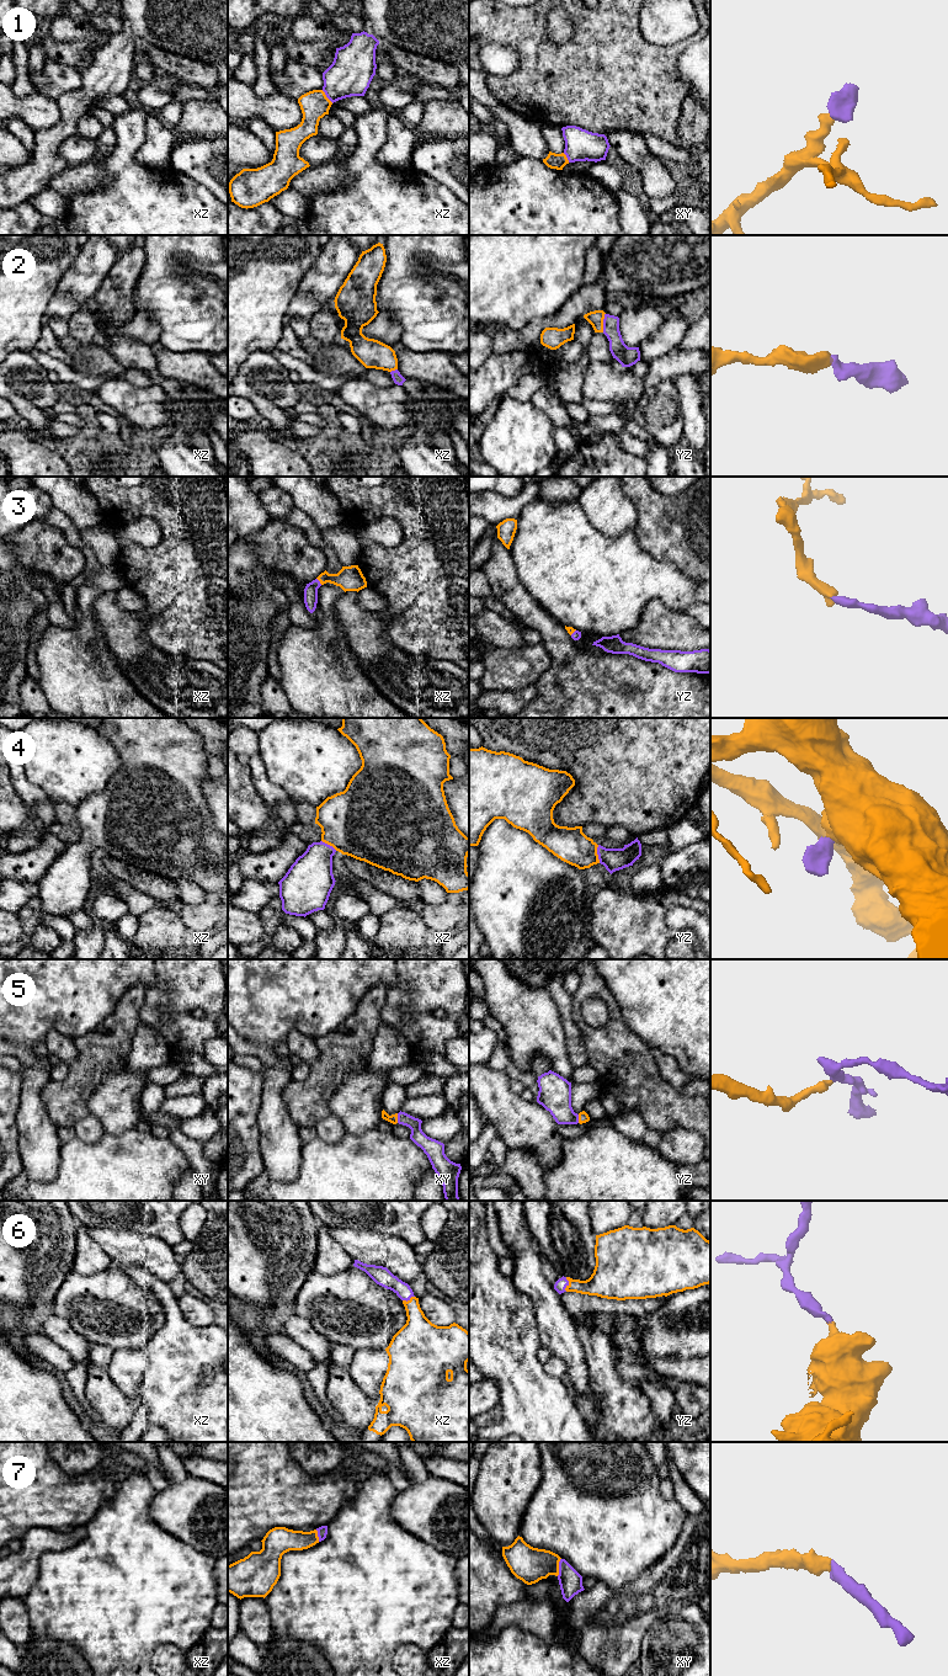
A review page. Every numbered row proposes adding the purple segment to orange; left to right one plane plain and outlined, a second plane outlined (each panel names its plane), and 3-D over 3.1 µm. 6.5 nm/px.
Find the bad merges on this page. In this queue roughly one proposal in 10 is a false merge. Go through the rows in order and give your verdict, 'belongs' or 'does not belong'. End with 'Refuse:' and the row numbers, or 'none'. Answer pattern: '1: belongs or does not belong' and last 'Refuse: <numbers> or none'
1: belongs
2: belongs
3: belongs
4: belongs
5: belongs
6: belongs
7: belongs
Refuse: none

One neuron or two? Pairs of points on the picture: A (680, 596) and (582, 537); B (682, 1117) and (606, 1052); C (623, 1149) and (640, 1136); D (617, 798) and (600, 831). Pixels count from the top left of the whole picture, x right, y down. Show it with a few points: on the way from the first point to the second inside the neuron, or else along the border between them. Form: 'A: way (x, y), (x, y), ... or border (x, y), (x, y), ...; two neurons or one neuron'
A: way (655, 579), (623, 578), (607, 562); one neuron
B: way (664, 1103), (624, 1064); one neuron
C: border (613, 1126), (629, 1138), (656, 1149); two neurons
D: border (582, 825), (602, 824), (606, 826); two neurons

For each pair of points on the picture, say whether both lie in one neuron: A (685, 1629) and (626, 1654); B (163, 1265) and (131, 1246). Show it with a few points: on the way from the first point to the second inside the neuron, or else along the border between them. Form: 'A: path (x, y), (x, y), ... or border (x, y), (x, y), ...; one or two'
A: border (655, 1622), (643, 1637), (642, 1653), (637, 1663); two
B: path (155, 1257), (147, 1250), (138, 1249); one

